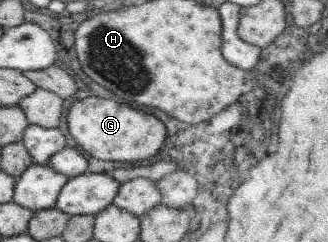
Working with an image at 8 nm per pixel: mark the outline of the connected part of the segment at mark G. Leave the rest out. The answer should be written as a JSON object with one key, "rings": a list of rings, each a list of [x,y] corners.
{"rings":[[[85,97],[71,105],[69,115],[69,133],[87,153],[97,159],[107,161],[139,161],[153,157],[163,141],[165,141],[165,125],[147,113],[131,109],[127,105],[119,105],[111,99],[103,97]]]}

